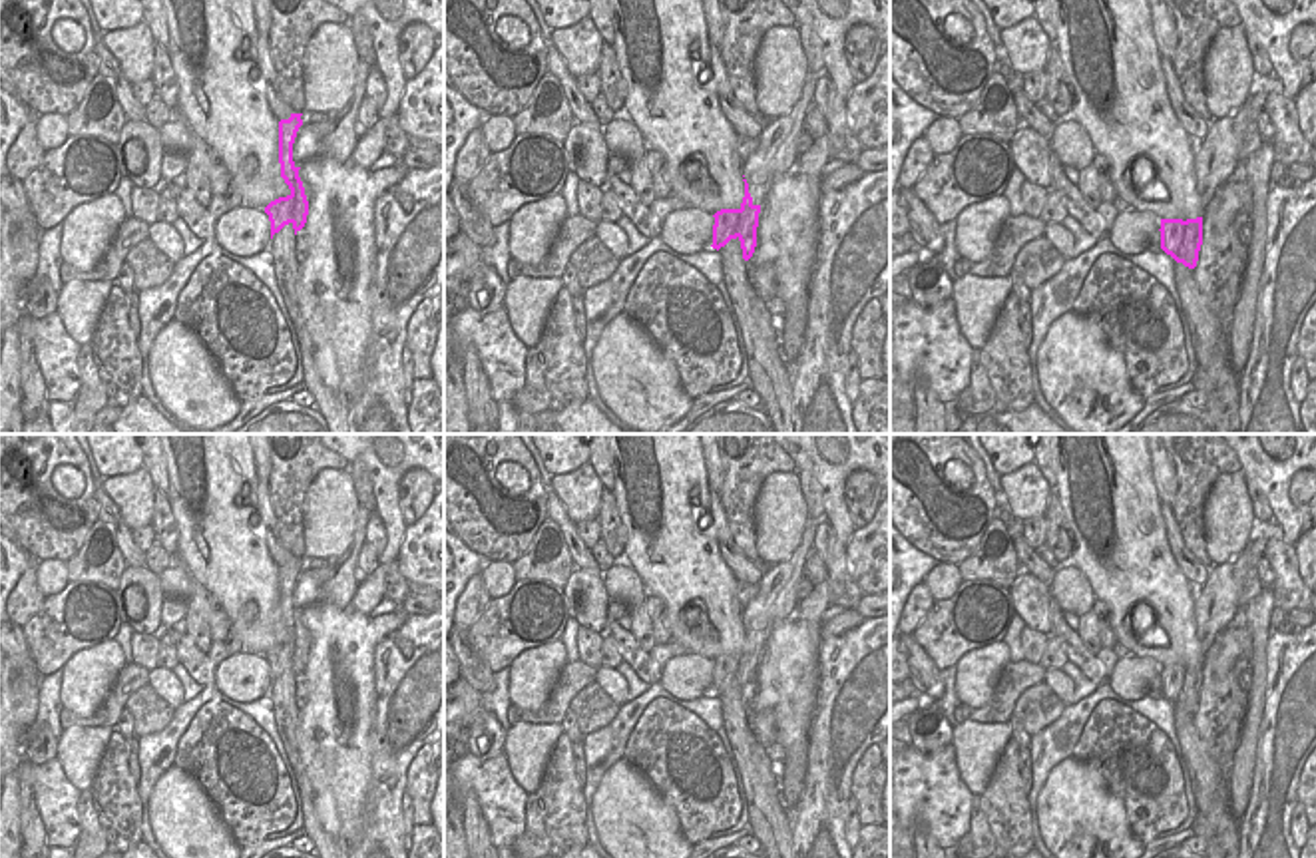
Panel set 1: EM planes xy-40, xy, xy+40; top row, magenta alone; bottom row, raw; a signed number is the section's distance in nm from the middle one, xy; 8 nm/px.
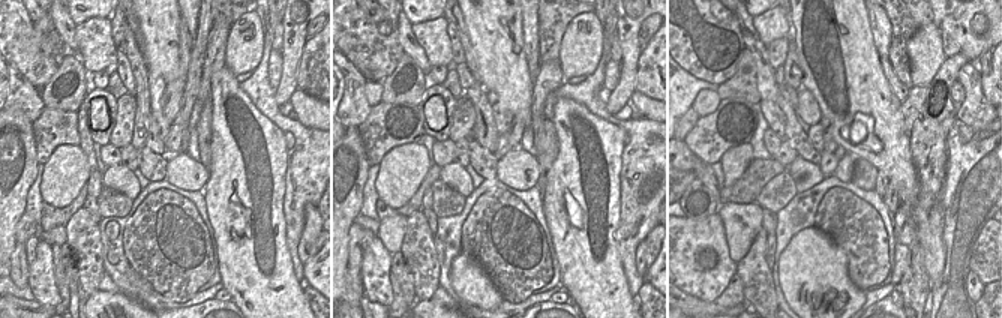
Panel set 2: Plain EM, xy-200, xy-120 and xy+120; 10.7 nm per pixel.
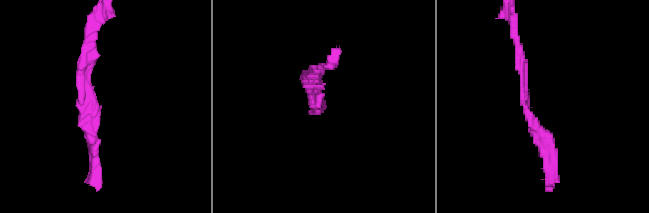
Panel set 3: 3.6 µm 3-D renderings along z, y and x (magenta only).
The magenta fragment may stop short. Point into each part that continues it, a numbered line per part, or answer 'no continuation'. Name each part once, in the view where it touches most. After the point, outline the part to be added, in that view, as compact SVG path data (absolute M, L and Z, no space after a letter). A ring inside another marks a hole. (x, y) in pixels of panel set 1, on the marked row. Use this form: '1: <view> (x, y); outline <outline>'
no continuation

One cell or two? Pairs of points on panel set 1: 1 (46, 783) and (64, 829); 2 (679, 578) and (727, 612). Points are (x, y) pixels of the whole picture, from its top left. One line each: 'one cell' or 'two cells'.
1: one cell
2: one cell

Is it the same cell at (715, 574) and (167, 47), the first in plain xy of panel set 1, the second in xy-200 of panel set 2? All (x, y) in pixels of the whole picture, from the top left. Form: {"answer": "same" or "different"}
{"answer": "same"}

